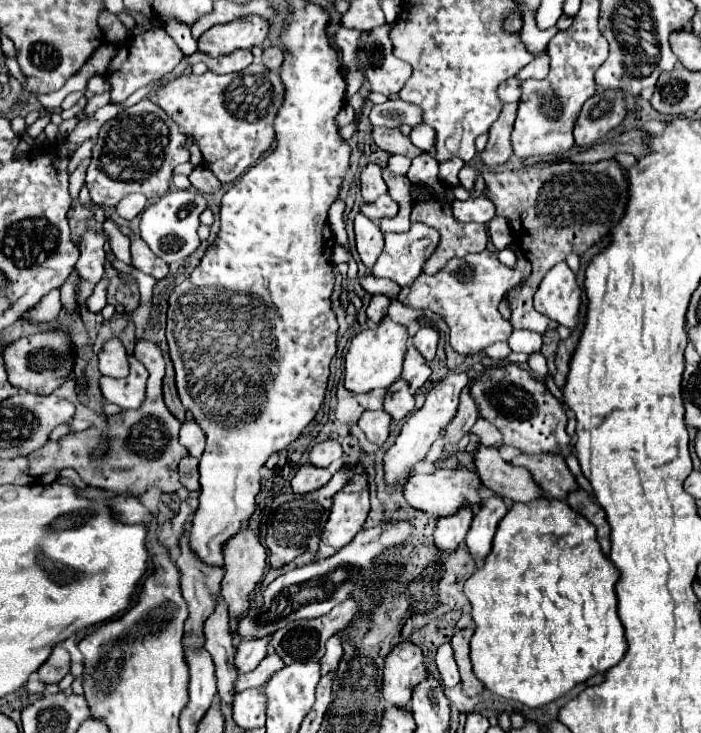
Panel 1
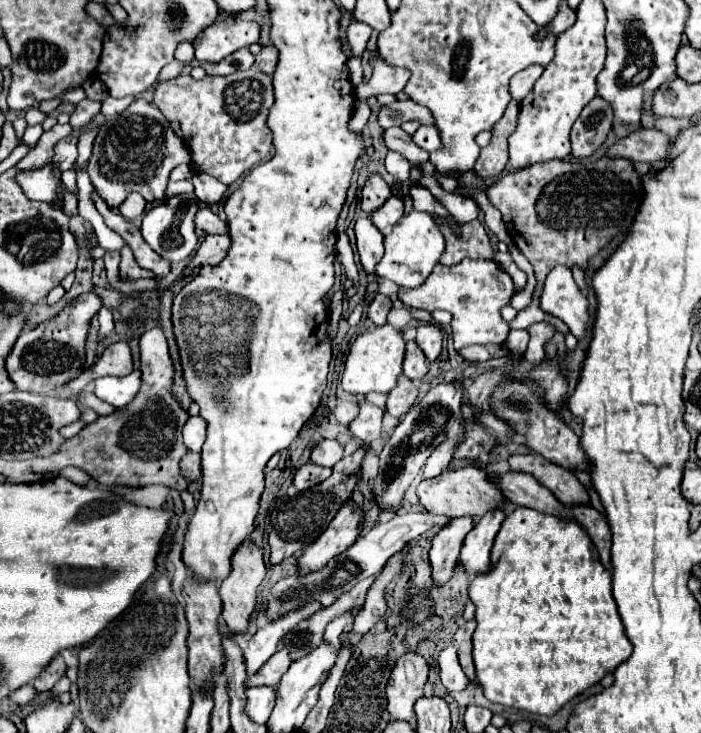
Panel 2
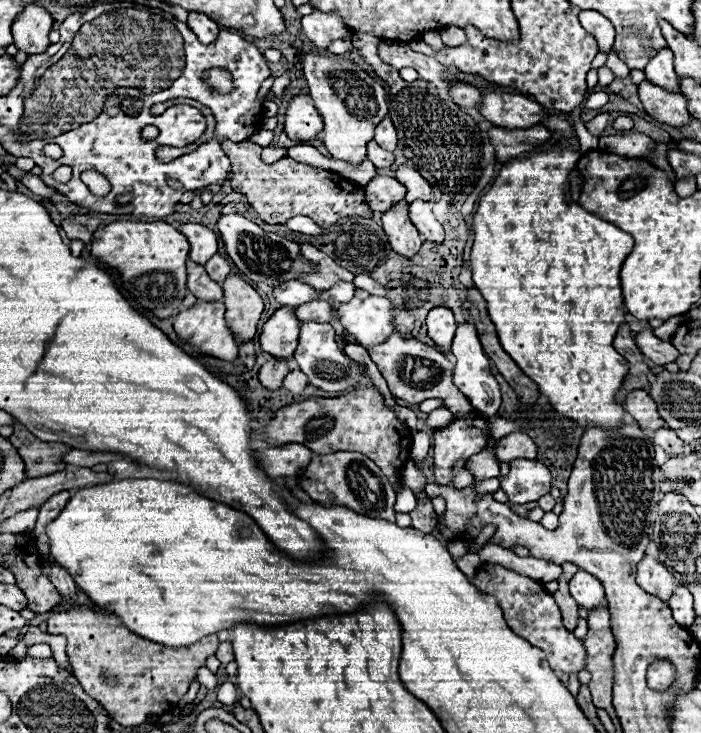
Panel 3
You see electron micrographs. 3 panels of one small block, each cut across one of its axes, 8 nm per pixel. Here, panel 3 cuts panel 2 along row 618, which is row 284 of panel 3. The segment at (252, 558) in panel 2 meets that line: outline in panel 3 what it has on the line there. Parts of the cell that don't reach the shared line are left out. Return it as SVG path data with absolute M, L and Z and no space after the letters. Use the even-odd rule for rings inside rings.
M232 274L224 282L226 324L236 334L238 344L246 344L256 334L256 324L264 310L260 294L240 276Z

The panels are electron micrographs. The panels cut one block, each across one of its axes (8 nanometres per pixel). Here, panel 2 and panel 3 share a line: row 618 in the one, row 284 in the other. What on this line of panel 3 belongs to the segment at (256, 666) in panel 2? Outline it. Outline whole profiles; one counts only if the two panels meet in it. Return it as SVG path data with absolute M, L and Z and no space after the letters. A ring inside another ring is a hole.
M286 280L274 286L274 298L282 306L300 306L300 302L316 300L320 292L312 290L308 284L302 284L298 280Z

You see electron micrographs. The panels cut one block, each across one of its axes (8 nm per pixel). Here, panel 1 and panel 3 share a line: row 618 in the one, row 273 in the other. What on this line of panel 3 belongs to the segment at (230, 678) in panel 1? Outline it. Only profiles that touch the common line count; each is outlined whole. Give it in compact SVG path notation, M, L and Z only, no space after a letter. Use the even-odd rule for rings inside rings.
M214 254L206 264L204 264L204 270L208 272L208 276L214 280L214 282L224 282L230 274L230 266L228 262L220 256L220 254Z

